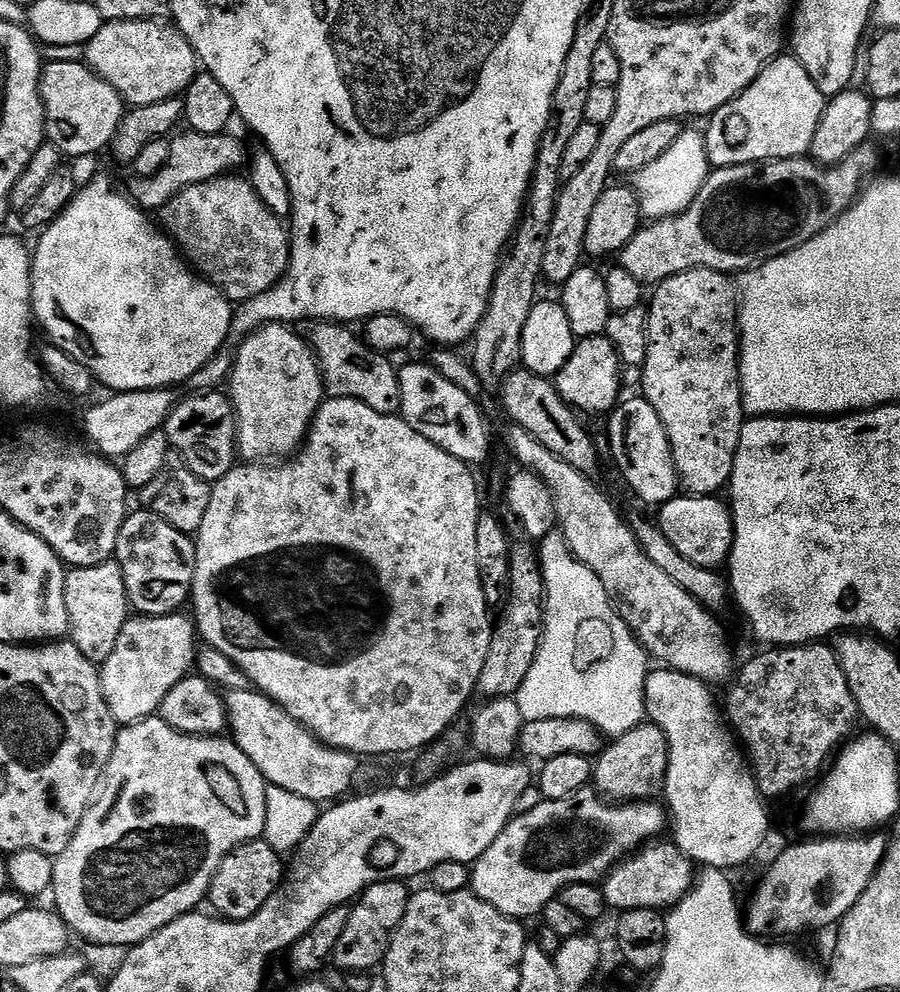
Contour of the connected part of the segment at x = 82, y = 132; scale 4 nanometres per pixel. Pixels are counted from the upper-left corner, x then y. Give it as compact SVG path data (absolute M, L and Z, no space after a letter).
M52 60L43 65L40 73L40 97L44 103L44 130L47 143L52 144L65 157L92 156L109 147L118 130L118 122L122 122L126 105L124 100L106 82L88 67L87 63L80 60Z

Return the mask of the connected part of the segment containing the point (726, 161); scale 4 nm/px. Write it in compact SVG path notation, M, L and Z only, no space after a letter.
M781 54L771 60L760 71L758 78L738 94L726 106L712 113L707 121L704 144L708 148L708 162L713 169L729 168L739 164L763 164L765 160L789 160L795 156L808 156L814 142L814 130L818 130L818 122L824 113L826 97L814 86L814 78L806 74L806 70L791 54Z

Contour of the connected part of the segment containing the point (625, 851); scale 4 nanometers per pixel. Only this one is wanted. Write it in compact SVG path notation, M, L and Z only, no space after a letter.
M586 787L581 792L575 792L570 798L558 798L557 800L545 800L530 810L528 813L513 815L508 821L507 826L502 830L502 834L498 834L498 838L494 838L494 842L490 846L490 850L486 850L486 854L482 854L477 858L476 863L470 868L470 891L478 898L482 898L482 902L486 902L490 906L494 906L494 910L498 910L502 914L513 918L525 918L524 916L539 917L543 913L544 908L549 902L557 899L560 891L571 884L591 884L593 882L603 881L607 876L612 865L617 863L621 858L627 857L633 850L639 849L641 846L655 841L660 831L665 831L666 825L669 823L670 817L666 811L665 805L652 800L634 800L631 802L609 802L607 799L601 798L591 787Z

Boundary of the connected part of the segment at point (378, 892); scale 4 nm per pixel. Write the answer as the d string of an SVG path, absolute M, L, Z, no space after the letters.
M383 880L361 892L351 905L352 913L334 946L330 960L344 972L368 972L371 968L379 969L384 963L384 955L392 941L394 930L406 912L410 895L409 885L403 880Z

